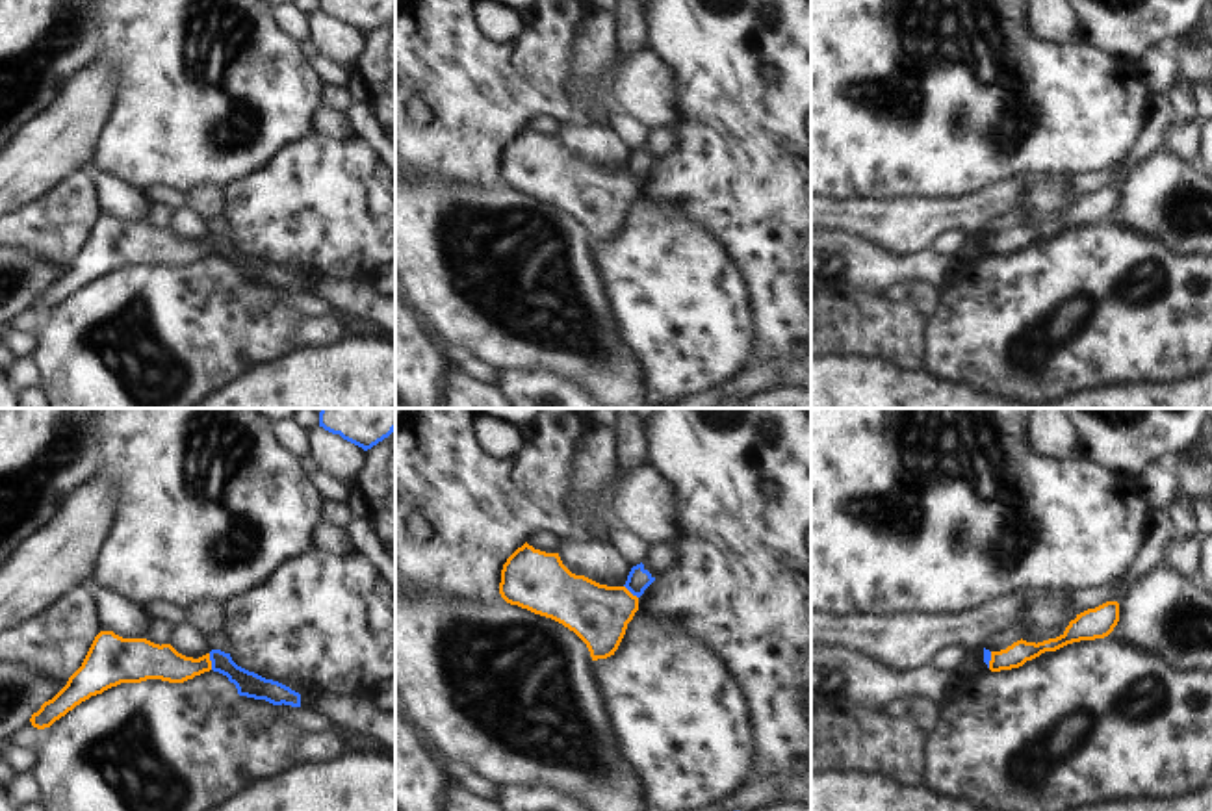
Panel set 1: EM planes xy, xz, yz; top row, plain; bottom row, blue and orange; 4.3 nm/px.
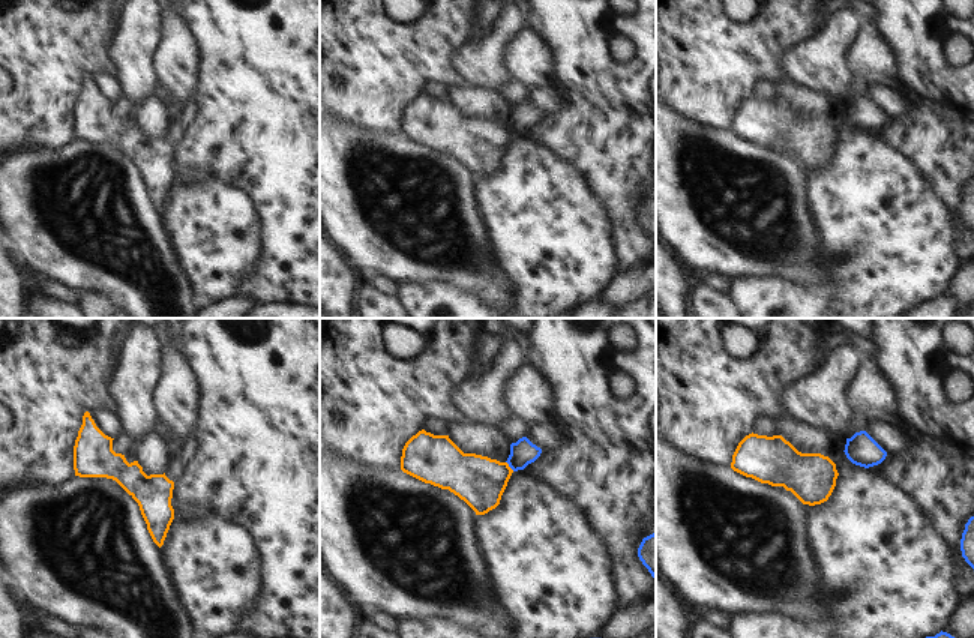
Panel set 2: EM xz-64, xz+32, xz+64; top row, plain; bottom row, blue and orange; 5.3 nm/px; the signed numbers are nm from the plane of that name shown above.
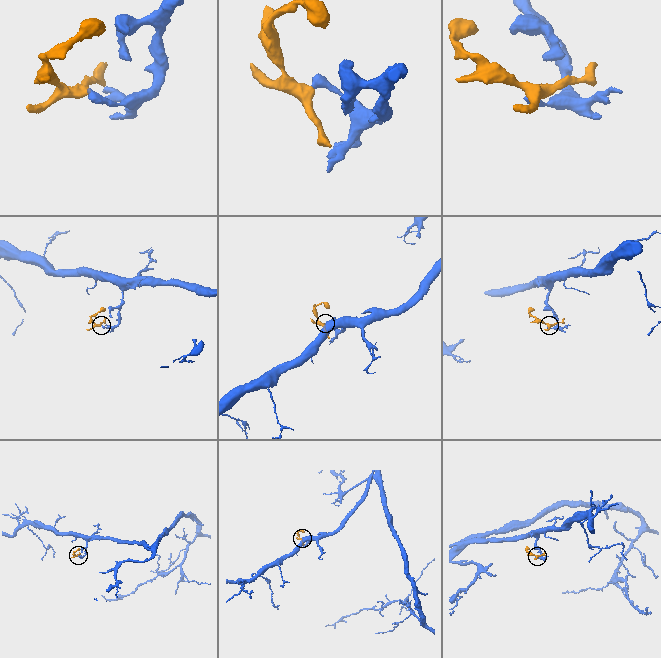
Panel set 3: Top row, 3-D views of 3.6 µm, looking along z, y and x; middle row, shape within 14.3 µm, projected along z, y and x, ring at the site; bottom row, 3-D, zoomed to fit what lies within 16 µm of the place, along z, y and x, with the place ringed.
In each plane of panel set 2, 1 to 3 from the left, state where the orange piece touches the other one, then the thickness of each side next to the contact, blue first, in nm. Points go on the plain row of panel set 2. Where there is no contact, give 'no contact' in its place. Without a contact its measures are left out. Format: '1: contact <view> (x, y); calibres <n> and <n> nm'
1: no contact
2: contact xz+32 (509, 129); calibres 140 and 280 nm
3: no contact

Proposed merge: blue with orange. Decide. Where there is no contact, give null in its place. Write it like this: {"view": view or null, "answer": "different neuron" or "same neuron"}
{"view": "xy", "answer": "different neuron"}

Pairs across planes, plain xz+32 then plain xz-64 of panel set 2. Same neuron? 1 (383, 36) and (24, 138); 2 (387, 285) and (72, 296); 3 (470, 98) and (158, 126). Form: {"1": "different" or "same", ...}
{"1": "same", "2": "same", "3": "same"}

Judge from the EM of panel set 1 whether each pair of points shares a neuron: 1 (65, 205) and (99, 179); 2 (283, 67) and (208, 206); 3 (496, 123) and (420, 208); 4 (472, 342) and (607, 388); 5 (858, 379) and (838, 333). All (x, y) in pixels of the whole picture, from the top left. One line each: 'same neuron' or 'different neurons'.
1: different neurons
2: different neurons
3: different neurons
4: same neuron
5: different neurons

